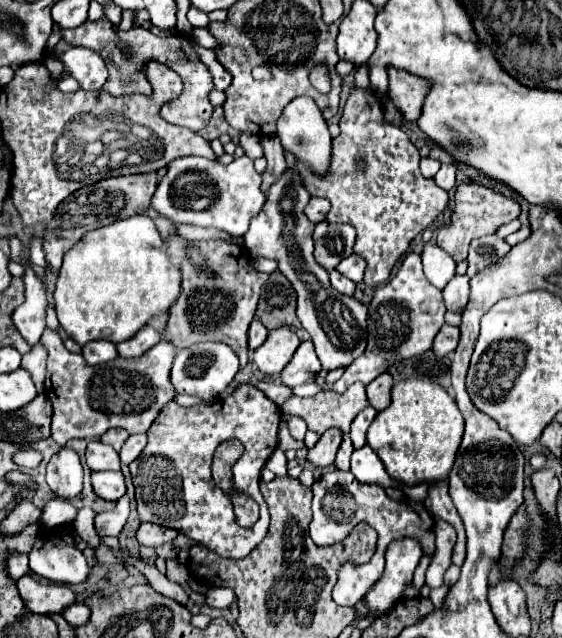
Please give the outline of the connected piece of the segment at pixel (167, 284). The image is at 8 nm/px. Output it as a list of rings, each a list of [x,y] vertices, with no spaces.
[[[137,214],[88,232],[64,254],[54,300],[60,326],[76,344],[84,346],[94,340],[120,344],[134,338],[150,318],[170,308],[180,294],[182,274],[162,248],[152,248],[163,244],[153,220]]]

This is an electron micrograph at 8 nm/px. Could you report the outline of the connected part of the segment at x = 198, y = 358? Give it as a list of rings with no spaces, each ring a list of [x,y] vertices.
[[[202,342],[190,348],[178,350],[174,356],[174,366],[170,372],[170,382],[178,394],[196,396],[200,400],[216,400],[228,388],[238,372],[238,358],[236,354],[220,342]]]

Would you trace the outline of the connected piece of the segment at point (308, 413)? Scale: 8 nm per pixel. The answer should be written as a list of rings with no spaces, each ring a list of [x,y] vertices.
[[[356,382],[356,384],[352,384],[344,394],[318,392],[318,394],[312,396],[312,398],[298,398],[298,396],[292,396],[292,398],[290,398],[288,402],[284,402],[280,408],[282,408],[282,412],[286,412],[286,414],[300,416],[300,418],[308,424],[308,430],[312,430],[312,432],[316,432],[318,436],[322,436],[328,428],[340,428],[342,434],[348,434],[352,420],[354,420],[356,414],[358,414],[360,410],[364,410],[366,406],[368,406],[368,400],[366,400],[364,384]]]

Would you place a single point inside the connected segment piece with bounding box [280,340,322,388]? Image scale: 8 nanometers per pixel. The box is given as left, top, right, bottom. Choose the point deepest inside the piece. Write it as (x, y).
(304, 366)

